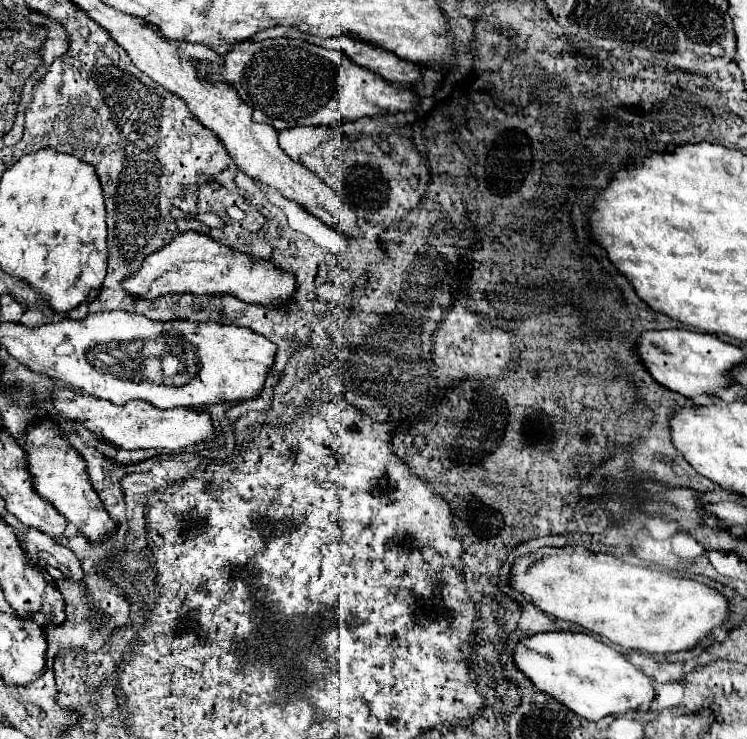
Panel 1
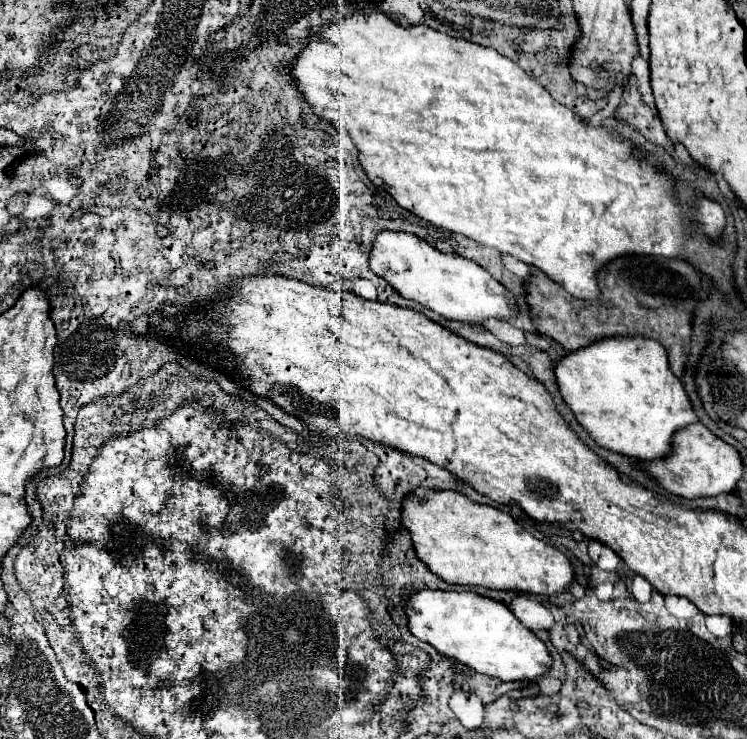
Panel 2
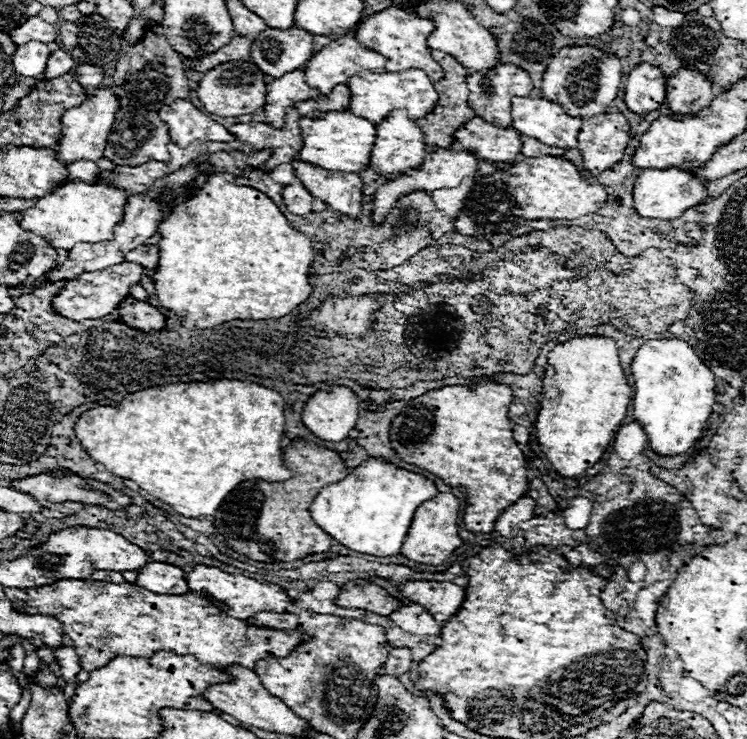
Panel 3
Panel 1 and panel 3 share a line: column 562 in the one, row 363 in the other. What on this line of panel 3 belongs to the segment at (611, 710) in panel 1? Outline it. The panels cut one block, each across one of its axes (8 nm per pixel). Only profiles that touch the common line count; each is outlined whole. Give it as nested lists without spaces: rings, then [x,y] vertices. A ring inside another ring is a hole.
[[[680,338],[646,340],[632,362],[634,374],[634,416],[648,434],[650,446],[660,456],[674,456],[686,452],[694,440],[702,436],[702,428],[714,408],[714,372],[700,360],[700,356]]]

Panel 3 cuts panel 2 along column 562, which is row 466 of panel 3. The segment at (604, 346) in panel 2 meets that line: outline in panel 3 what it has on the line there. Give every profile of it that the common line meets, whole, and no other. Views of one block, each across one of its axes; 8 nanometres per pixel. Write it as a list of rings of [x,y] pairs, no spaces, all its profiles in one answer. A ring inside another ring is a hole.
[[[366,458],[344,480],[322,488],[312,502],[312,518],[324,532],[350,550],[372,556],[394,556],[400,552],[416,508],[436,498],[438,490],[422,474],[398,468],[382,458]]]

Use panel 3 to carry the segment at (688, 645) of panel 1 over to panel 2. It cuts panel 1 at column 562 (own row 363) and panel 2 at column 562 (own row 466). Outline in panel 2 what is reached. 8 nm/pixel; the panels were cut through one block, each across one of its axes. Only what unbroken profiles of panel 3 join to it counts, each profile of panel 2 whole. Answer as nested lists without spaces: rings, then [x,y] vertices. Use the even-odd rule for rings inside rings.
[[[416,488],[412,490],[410,494],[406,494],[406,498],[402,500],[402,526],[408,530],[410,538],[412,538],[412,546],[416,550],[416,556],[418,560],[426,562],[426,566],[438,574],[438,578],[442,578],[444,582],[448,584],[458,584],[458,586],[482,586],[482,588],[490,588],[490,590],[512,590],[512,592],[532,592],[532,594],[560,594],[568,588],[568,584],[574,580],[574,570],[572,570],[572,564],[570,560],[560,552],[556,550],[554,546],[550,544],[544,544],[542,540],[534,538],[532,534],[528,534],[526,530],[520,530],[520,524],[506,512],[494,508],[494,506],[488,506],[488,504],[478,504],[478,502],[472,502],[468,496],[460,494],[460,492],[452,492],[452,490],[426,490],[426,488]]]

